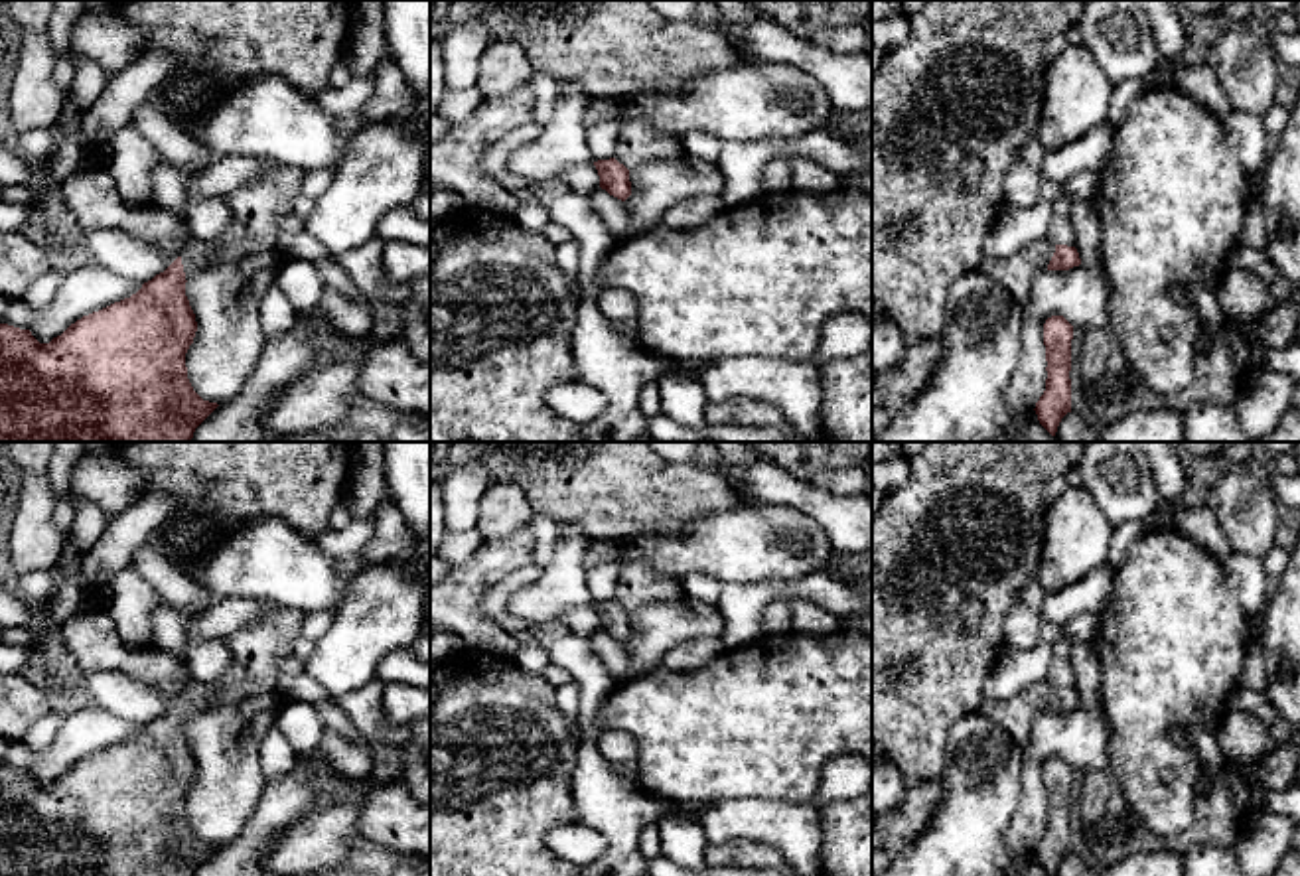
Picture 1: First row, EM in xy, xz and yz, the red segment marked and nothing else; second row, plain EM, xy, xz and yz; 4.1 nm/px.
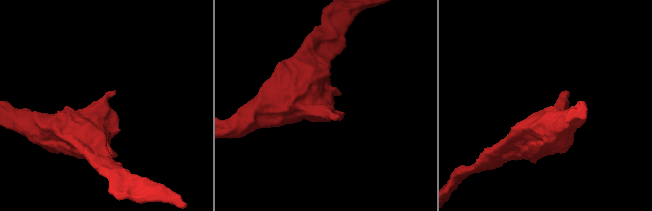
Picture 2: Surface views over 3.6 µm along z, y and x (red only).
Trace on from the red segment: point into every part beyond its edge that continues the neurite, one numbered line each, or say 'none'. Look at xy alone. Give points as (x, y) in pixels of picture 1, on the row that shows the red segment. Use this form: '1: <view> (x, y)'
1: xy (257, 208)

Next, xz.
1: xz (640, 143)

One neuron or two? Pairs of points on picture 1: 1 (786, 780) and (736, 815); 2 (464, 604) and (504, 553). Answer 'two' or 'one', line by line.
1: two
2: one

